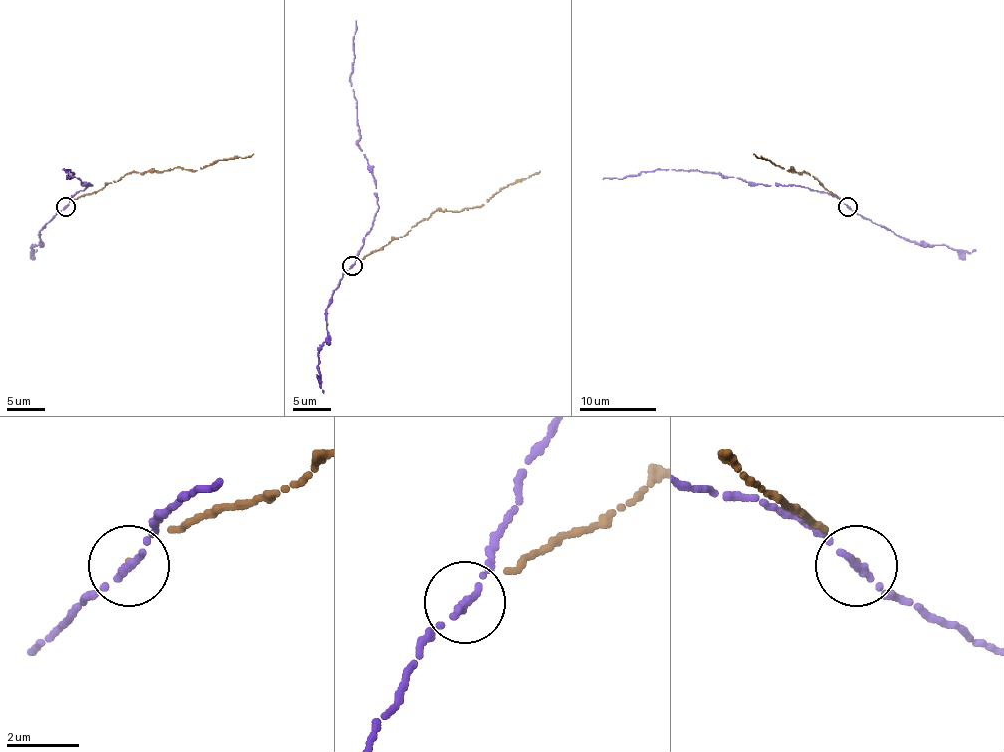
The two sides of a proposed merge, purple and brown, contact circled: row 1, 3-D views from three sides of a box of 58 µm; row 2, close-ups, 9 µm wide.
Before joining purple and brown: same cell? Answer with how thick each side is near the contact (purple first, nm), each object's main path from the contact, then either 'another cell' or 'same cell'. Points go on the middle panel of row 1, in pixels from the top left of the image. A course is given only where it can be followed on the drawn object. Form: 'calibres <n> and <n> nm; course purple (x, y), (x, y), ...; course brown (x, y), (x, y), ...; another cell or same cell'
calibres 190 and 50 nm; course purple (352, 265), (377, 211), (375, 181), (358, 144), (351, 77), (356, 20); course brown (352, 265), (395, 238), (404, 236), (414, 225), (435, 211), (479, 207), (505, 186), (540, 171); another cell

